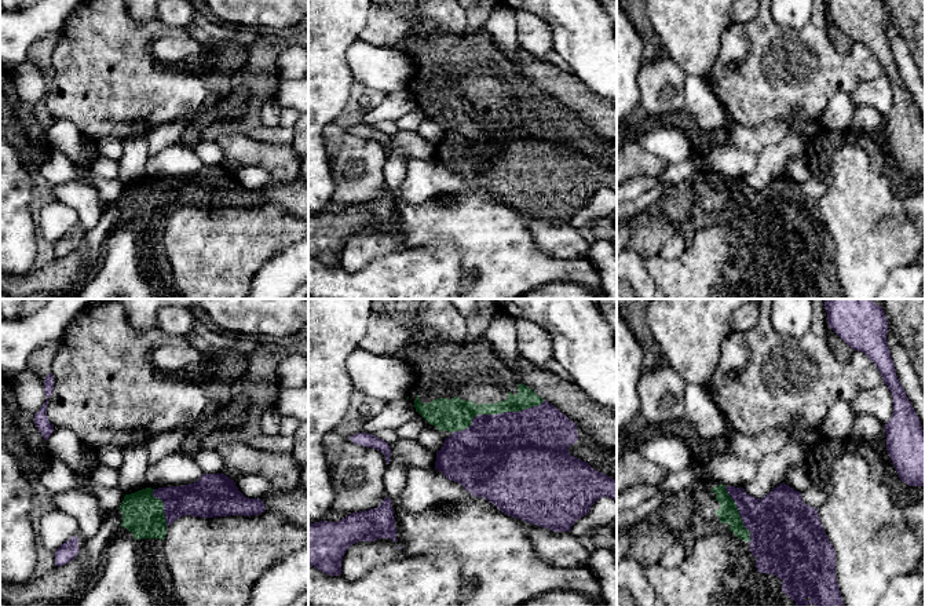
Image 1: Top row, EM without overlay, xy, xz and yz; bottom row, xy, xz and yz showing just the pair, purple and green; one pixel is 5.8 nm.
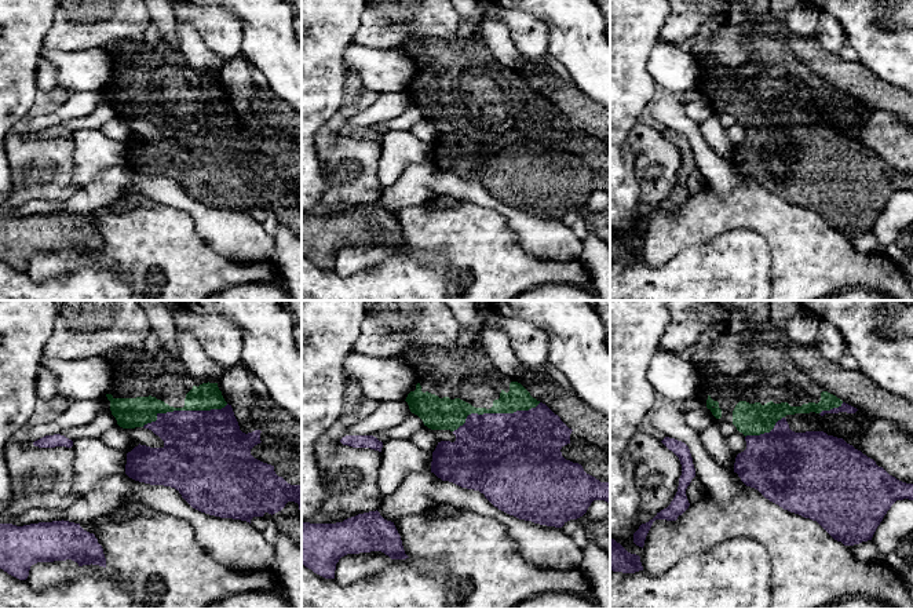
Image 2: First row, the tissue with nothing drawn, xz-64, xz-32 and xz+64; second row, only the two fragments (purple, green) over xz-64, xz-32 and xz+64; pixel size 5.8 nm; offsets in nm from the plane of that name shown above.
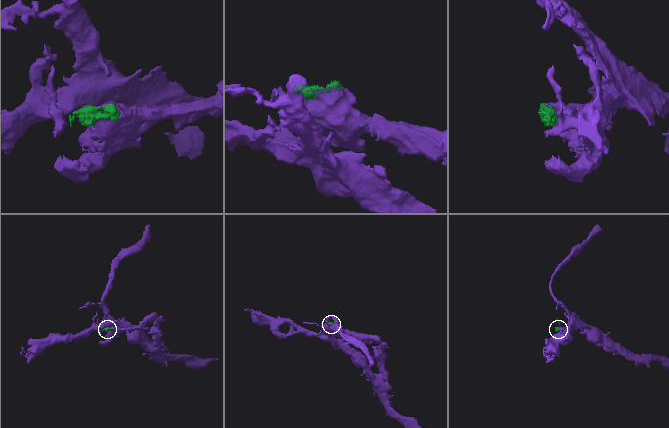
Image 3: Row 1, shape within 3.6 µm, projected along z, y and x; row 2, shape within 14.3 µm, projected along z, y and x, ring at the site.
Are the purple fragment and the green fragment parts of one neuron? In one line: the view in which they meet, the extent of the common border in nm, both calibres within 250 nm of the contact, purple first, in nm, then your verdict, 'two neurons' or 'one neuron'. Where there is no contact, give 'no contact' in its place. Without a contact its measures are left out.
contact in xz; length 550 nm; calibres 500 and 190 nm; one neuron

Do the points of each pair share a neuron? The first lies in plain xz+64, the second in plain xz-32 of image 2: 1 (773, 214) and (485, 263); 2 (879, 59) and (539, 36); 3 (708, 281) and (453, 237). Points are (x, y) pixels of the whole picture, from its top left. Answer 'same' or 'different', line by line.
1: same
2: different
3: different

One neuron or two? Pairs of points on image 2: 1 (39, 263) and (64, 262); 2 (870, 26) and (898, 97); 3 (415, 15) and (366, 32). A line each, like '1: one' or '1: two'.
1: one
2: two
3: one

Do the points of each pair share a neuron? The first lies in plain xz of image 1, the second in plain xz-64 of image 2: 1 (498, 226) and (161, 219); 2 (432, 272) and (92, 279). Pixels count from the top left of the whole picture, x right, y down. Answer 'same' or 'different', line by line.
1: same
2: same

